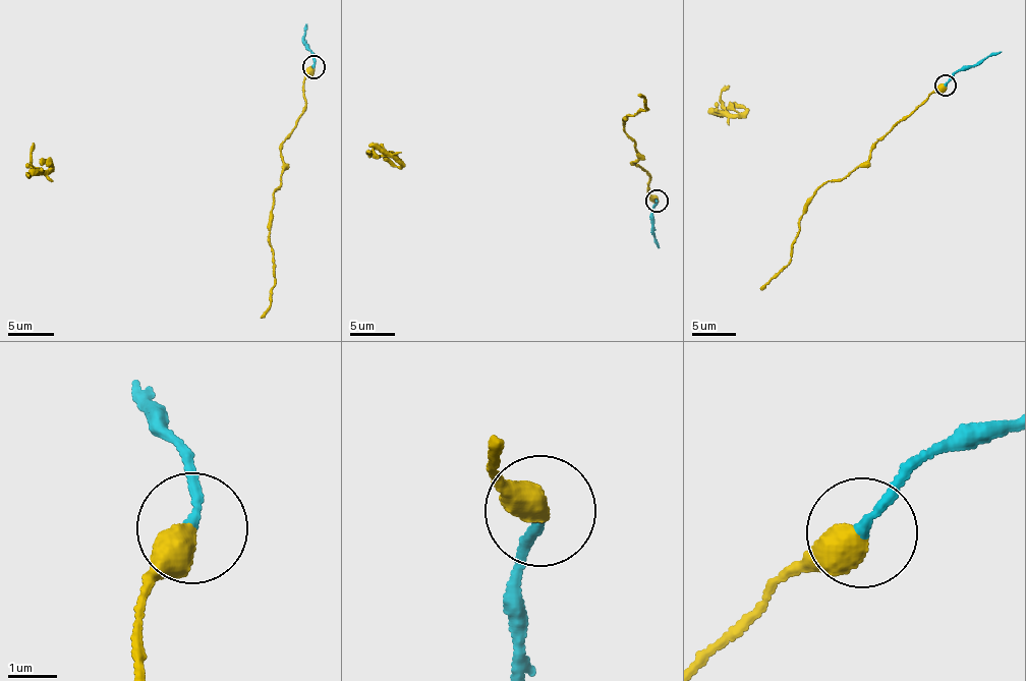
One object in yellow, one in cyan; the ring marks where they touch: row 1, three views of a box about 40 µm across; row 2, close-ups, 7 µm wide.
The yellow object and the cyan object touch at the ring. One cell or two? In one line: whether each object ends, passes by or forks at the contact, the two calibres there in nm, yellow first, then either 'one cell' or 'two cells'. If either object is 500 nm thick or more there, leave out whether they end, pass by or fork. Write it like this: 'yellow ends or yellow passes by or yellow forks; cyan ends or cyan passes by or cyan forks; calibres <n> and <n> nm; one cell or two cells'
calibres 550 and 200 nm; one cell

